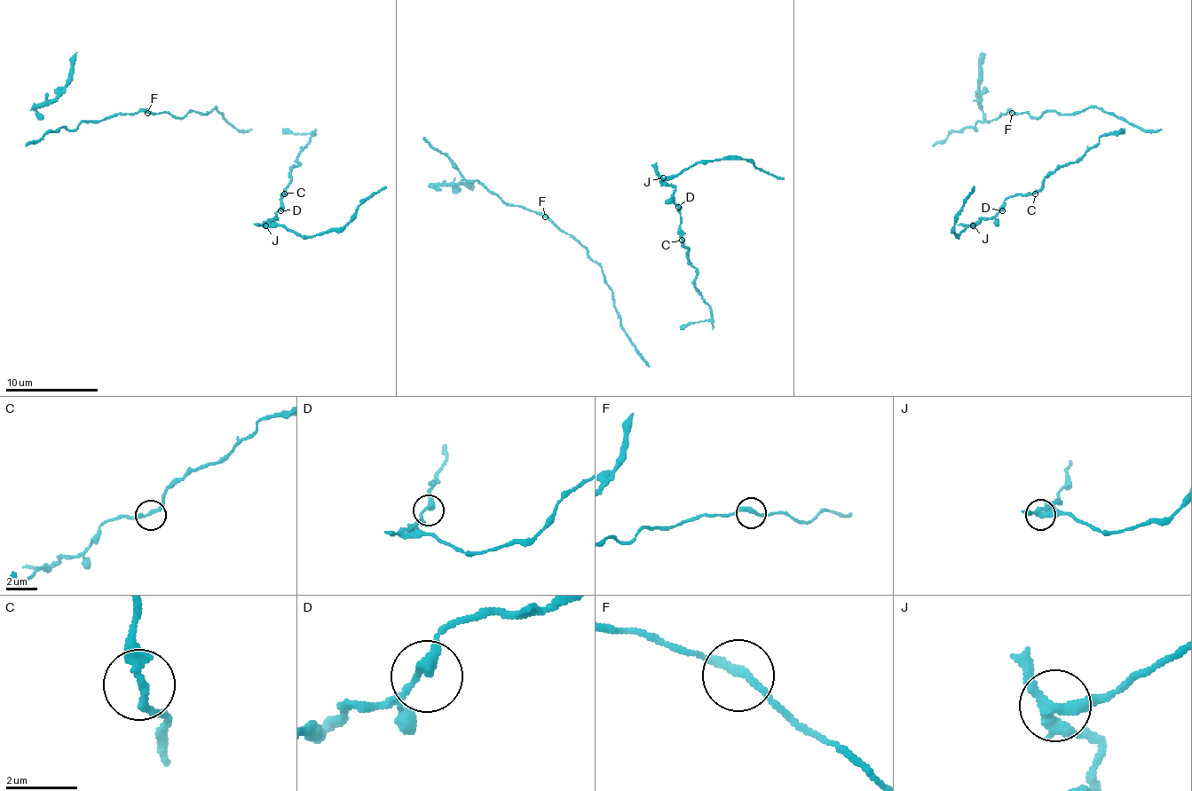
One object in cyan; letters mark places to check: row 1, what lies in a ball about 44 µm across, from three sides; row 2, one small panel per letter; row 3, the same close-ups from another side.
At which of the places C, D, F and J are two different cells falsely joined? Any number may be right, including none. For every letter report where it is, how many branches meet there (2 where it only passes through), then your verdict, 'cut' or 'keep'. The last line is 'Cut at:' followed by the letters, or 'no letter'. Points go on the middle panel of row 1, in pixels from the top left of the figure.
C: place (682, 240); branches 2; keep
D: place (678, 207); branches 2; keep
F: place (545, 217); branches 2; keep
J: place (663, 177); branches 3; cut
Cut at: J

